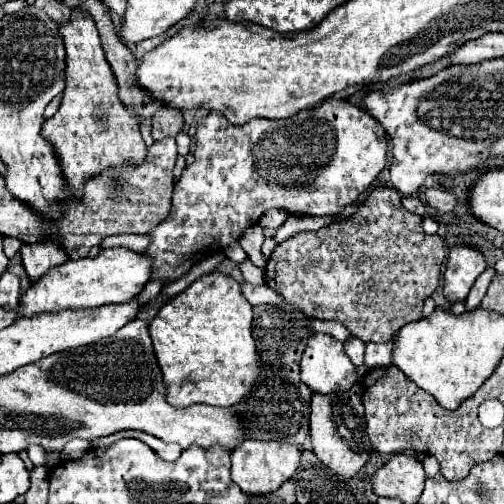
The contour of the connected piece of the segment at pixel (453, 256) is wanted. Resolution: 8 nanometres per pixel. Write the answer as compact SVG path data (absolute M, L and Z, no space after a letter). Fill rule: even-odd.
M453 246L449 250L447 268L443 274L443 294L447 300L465 300L477 276L487 268L485 254L473 246Z

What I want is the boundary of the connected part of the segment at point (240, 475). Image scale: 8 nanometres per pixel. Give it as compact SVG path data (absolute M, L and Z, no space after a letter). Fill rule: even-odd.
M243 440L231 452L231 478L247 494L265 496L285 484L299 468L299 448L293 444L277 444L263 440Z

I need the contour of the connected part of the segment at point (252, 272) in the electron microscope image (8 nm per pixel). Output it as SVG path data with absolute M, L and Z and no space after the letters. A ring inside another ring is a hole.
M250 260L241 263L240 269L246 282L253 285L265 283L264 271L255 266Z

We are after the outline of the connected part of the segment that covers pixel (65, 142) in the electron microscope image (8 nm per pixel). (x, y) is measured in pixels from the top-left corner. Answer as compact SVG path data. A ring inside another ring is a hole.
M81 8L71 10L71 18L59 24L59 32L65 42L65 90L59 110L53 118L43 122L41 134L55 150L55 156L63 168L63 176L71 184L71 192L81 196L83 182L109 166L123 162L139 164L145 160L147 148L141 138L139 118L119 100L117 80L105 60L97 28L91 14Z

